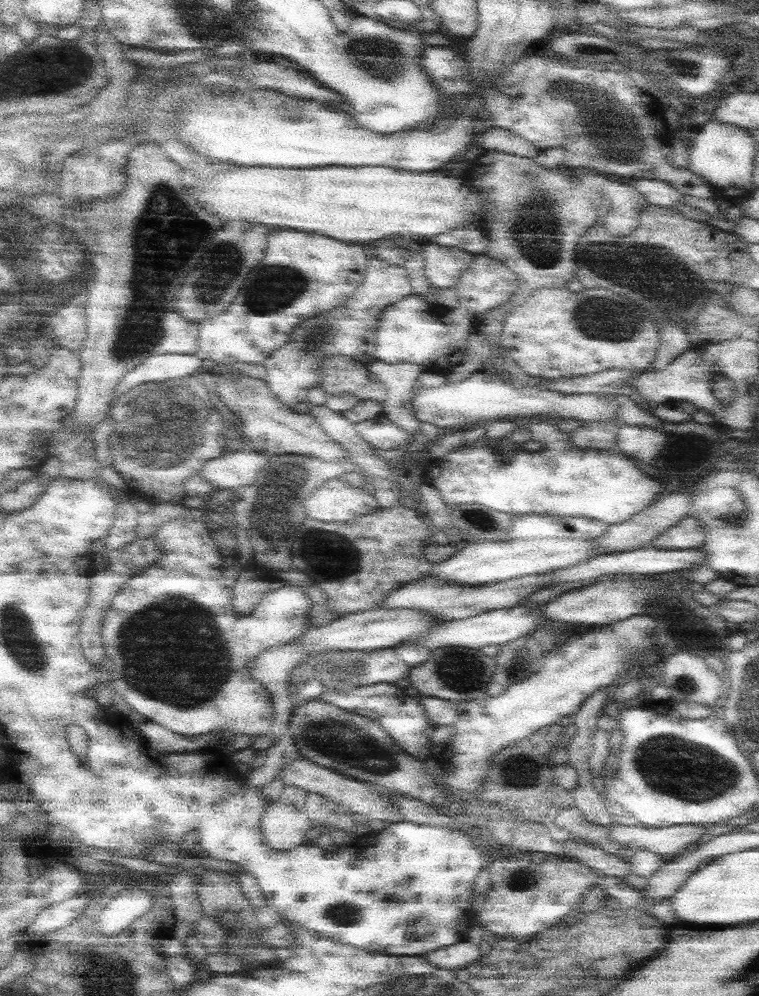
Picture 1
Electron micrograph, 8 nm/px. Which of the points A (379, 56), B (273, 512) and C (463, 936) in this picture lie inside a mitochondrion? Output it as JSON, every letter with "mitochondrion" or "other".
{"A":"mitochondrion","B":"mitochondrion","C":"other"}

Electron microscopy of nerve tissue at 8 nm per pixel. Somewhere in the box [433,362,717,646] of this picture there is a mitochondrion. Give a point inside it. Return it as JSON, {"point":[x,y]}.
{"point":[478,518]}

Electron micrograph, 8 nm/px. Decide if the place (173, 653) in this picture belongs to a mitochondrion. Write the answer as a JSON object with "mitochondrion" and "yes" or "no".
{"mitochondrion":"yes"}

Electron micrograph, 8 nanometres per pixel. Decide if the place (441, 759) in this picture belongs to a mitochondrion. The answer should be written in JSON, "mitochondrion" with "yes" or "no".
{"mitochondrion":"no"}

